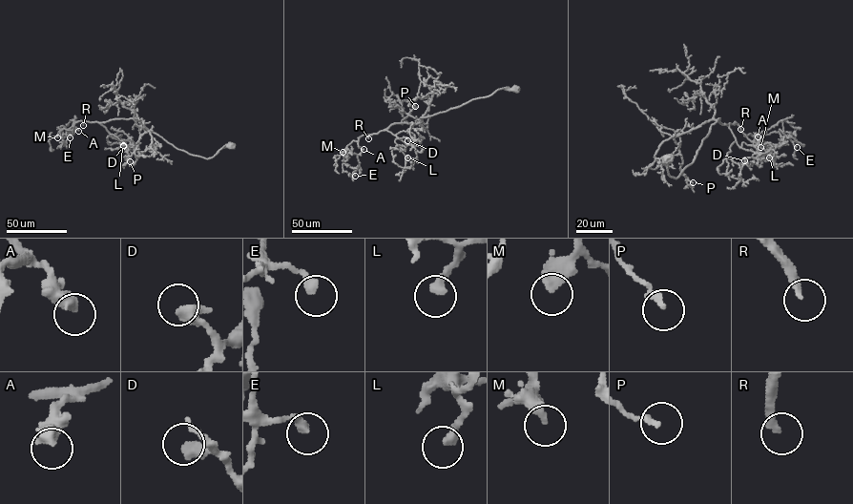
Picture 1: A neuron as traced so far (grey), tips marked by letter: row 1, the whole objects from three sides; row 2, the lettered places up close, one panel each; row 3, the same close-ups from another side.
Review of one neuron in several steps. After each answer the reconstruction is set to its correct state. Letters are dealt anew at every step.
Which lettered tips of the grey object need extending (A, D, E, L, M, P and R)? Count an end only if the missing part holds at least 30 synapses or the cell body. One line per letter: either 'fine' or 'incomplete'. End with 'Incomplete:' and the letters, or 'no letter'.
A: fine
D: fine
E: fine
L: incomplete
M: fine
P: fine
R: incomplete
Incomplete: L, R

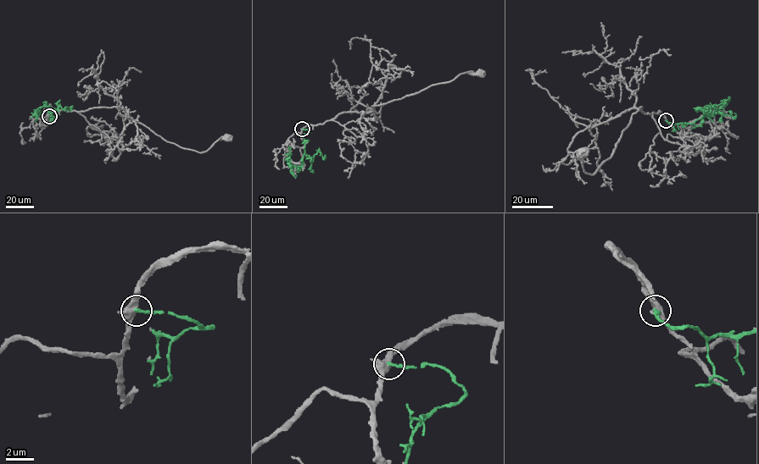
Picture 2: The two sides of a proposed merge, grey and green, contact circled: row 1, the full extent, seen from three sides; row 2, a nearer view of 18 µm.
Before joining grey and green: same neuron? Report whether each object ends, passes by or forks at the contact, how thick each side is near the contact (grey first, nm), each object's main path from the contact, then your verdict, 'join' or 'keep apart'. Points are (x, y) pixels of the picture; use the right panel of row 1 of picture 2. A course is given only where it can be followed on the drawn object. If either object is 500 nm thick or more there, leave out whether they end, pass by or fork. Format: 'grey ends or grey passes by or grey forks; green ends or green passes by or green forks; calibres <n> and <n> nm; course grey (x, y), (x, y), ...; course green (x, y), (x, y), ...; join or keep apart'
grey forks; green ends; calibres 400 and 220 nm; course grey (666, 120), (660, 111), (645, 113), (639, 107), (632, 114), (611, 155), (593, 174), (583, 170), (583, 151); course green (666, 120), (673, 124), (692, 124), (710, 115), (721, 106), (717, 112), (704, 117), (700, 126), (691, 129); keep apart

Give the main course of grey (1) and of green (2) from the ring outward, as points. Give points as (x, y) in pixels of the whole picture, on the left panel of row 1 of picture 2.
1: (49, 116), (55, 109), (84, 111), (117, 107), (120, 115), (144, 124), (166, 140), (199, 152), (226, 137)
2: (49, 116), (56, 117), (51, 118), (47, 107), (39, 107), (35, 121)

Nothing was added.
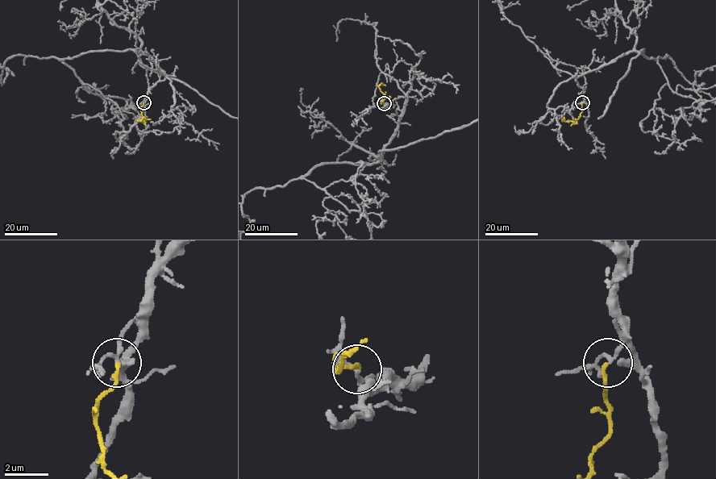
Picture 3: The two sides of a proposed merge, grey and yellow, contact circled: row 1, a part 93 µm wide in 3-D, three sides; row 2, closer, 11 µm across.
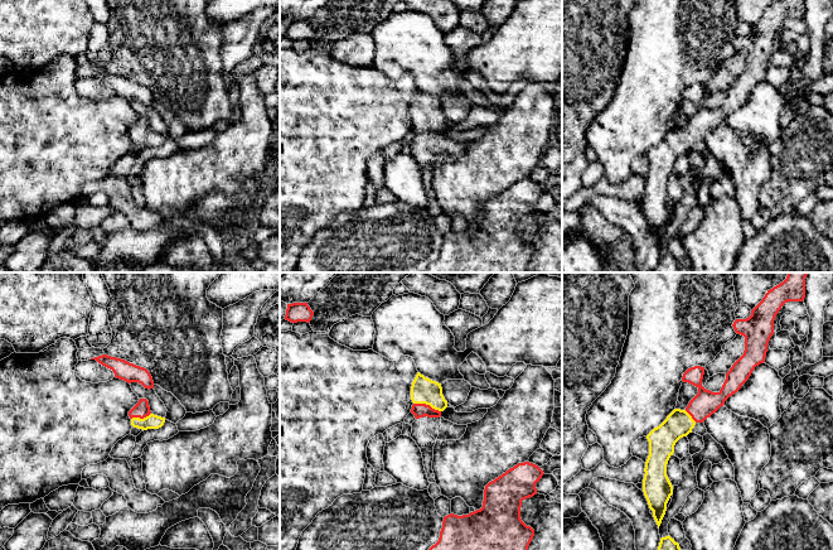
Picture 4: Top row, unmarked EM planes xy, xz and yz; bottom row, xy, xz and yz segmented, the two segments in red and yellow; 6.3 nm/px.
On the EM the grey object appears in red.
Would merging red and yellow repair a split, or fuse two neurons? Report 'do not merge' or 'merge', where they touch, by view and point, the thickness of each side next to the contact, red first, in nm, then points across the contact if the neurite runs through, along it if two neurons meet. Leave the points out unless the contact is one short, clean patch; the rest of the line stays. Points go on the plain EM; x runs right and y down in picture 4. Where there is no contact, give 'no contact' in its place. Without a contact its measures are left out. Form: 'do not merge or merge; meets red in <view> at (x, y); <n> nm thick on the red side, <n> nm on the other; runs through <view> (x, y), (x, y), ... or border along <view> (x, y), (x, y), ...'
merge; meets red in xz at (427, 122); 90 nm thick on the red side, 160 nm on the other; runs through xz (420, 128), (427, 122), (427, 114), (424, 107)

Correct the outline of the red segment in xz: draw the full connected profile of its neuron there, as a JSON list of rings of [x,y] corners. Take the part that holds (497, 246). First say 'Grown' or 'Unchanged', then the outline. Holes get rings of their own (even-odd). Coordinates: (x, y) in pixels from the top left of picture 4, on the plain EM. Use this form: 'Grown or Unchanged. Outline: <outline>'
Unchanged. Outline: [[[524,179],[489,199],[483,225],[469,232],[445,233],[439,259],[423,272],[527,272],[534,247],[520,236],[522,218],[537,212],[536,201],[543,192],[538,183]]]

